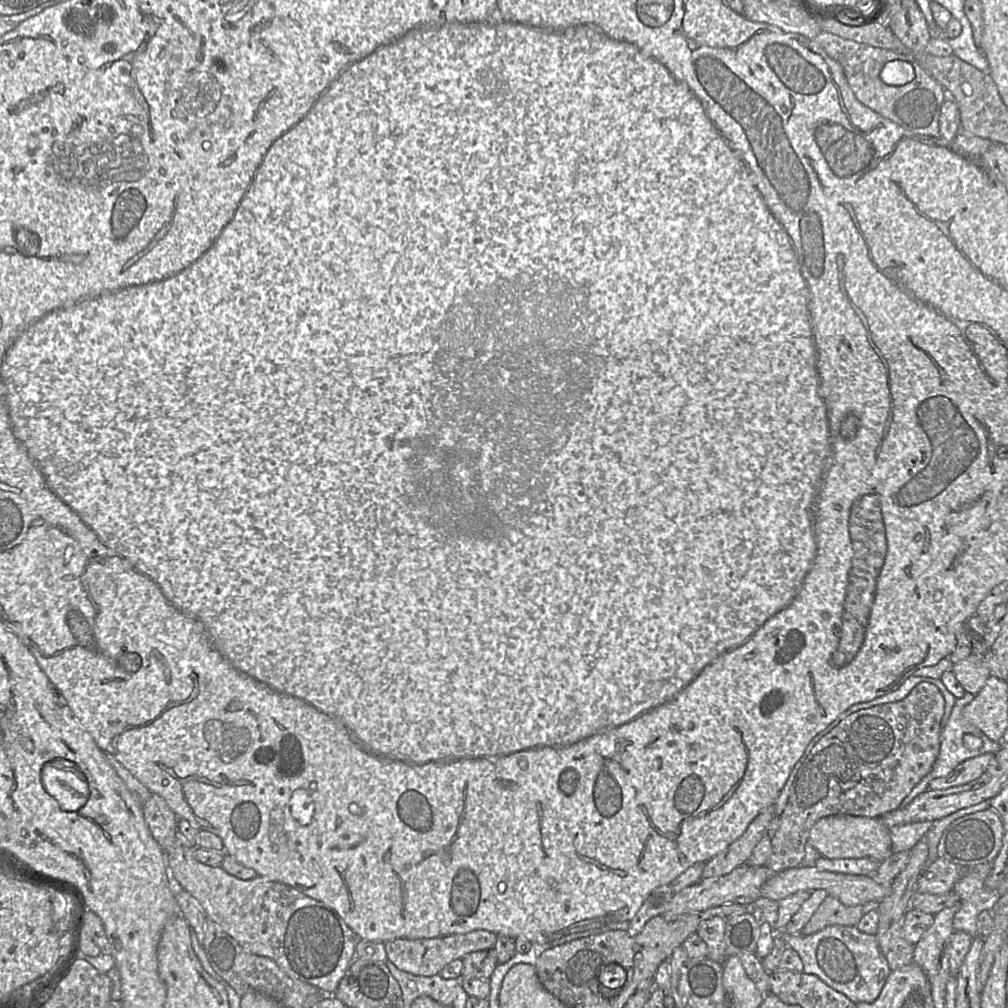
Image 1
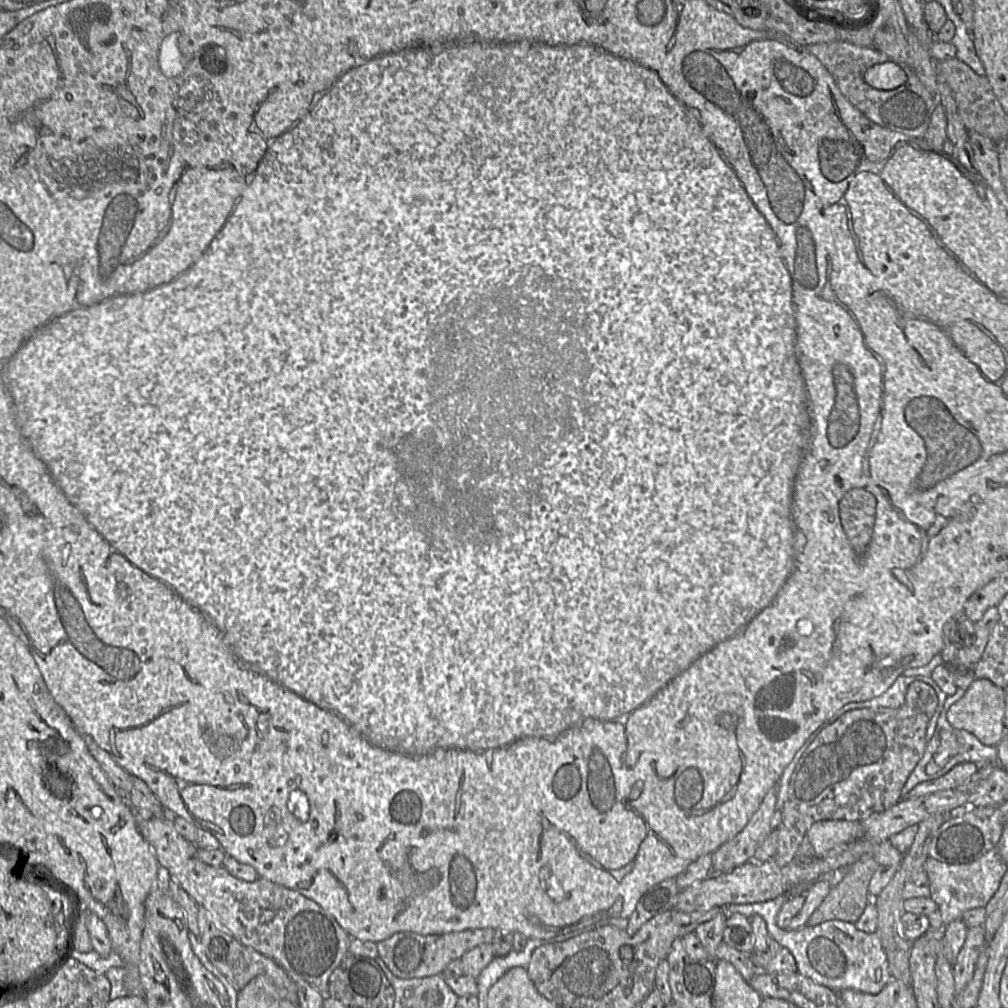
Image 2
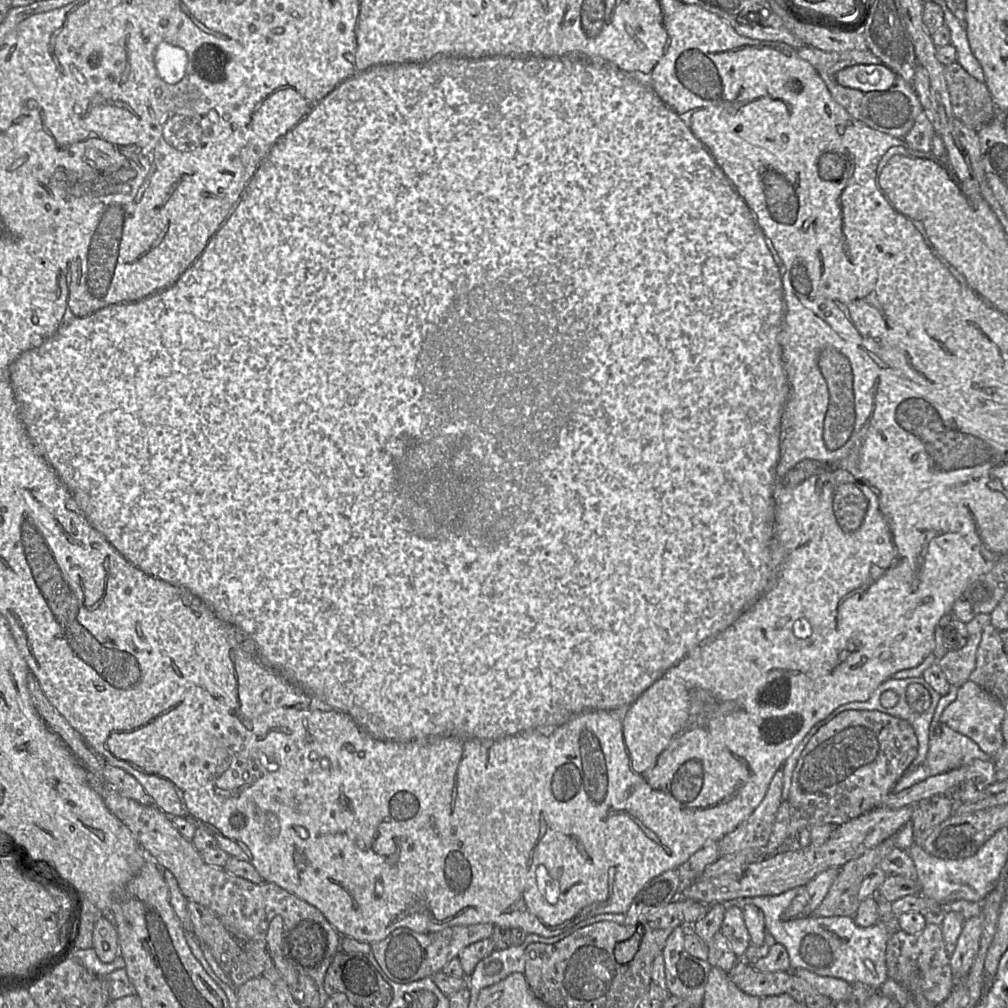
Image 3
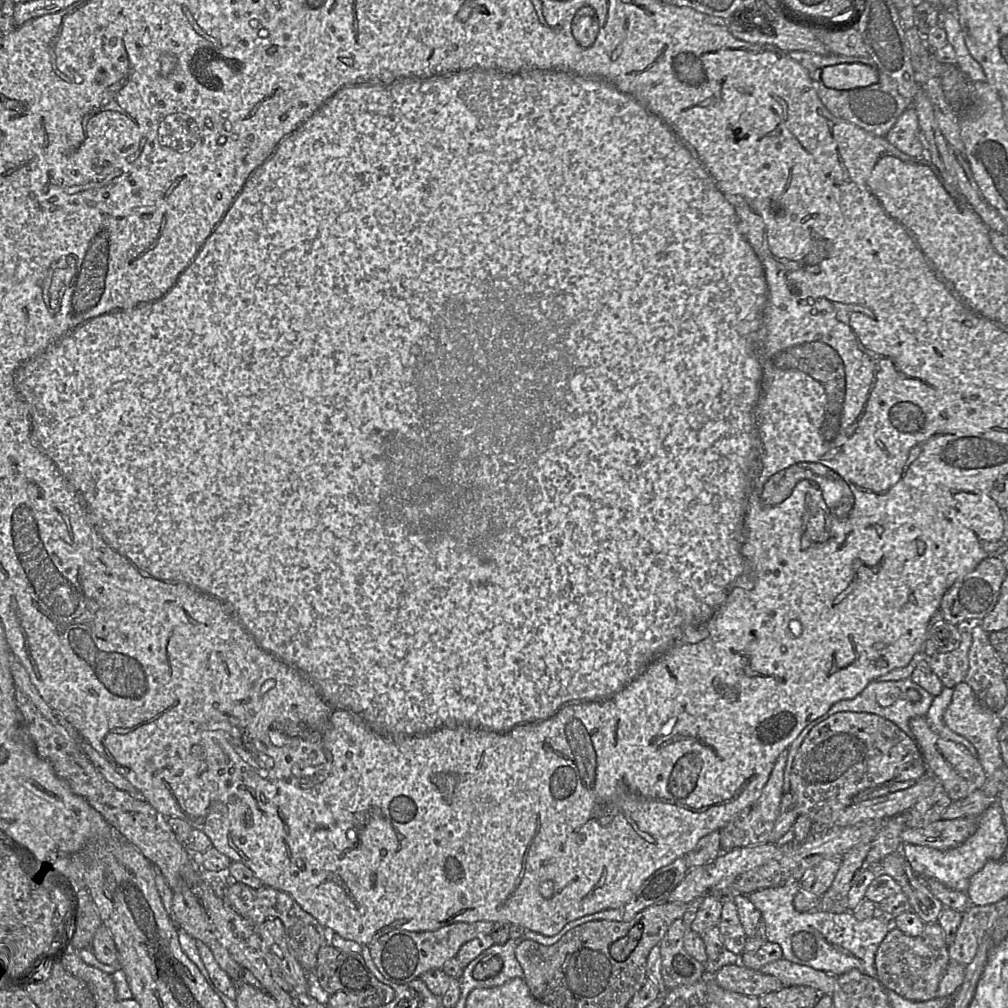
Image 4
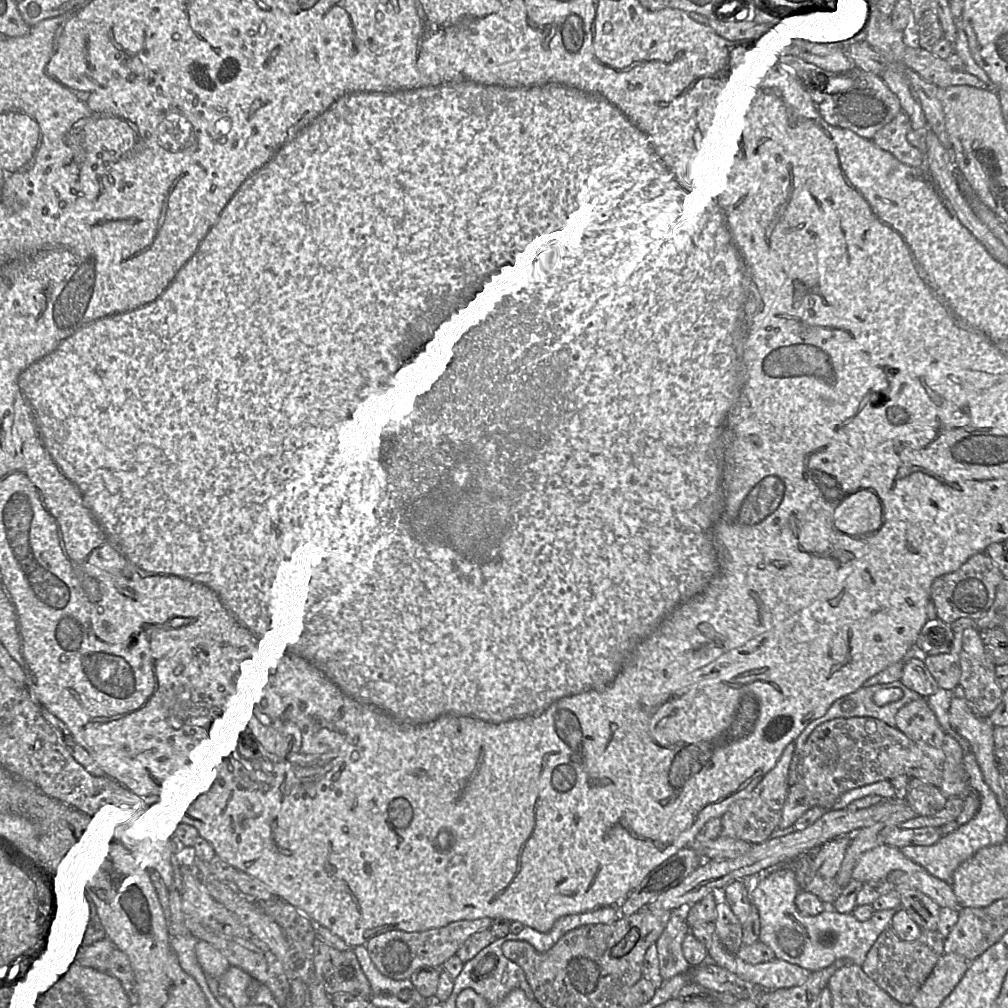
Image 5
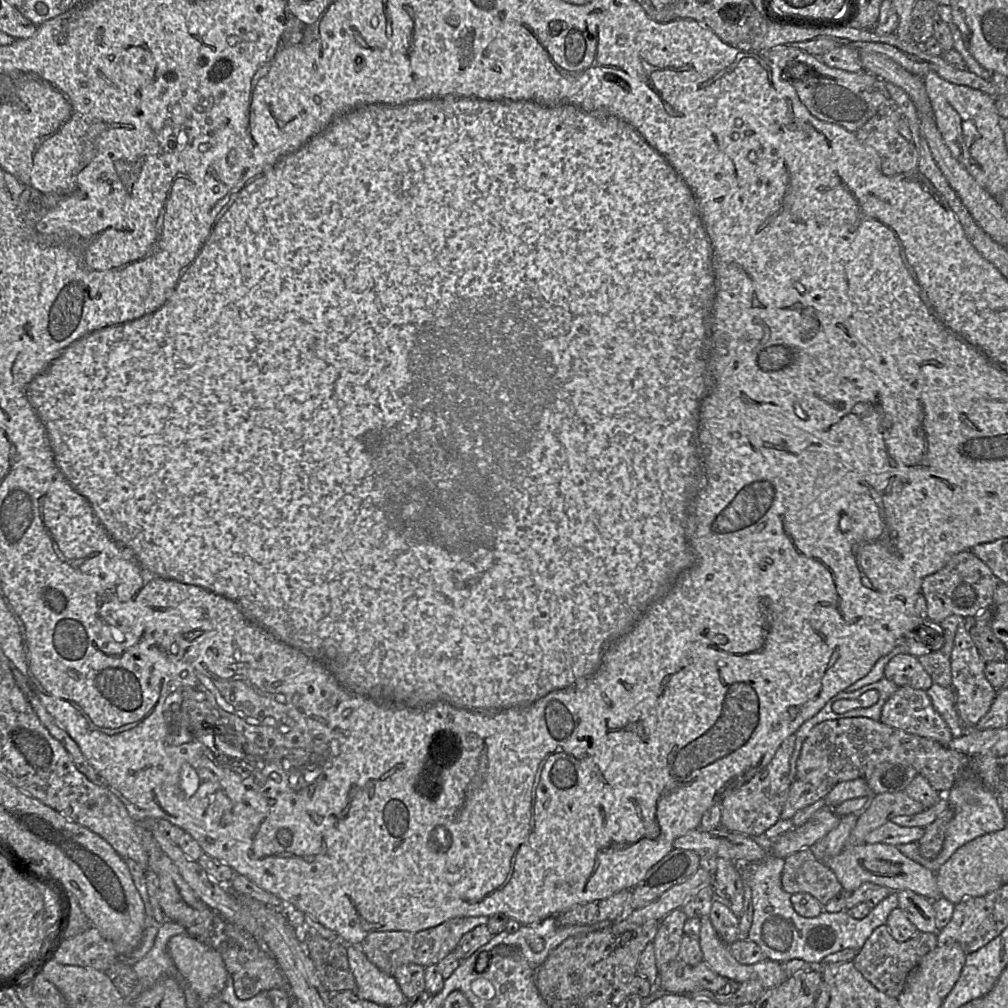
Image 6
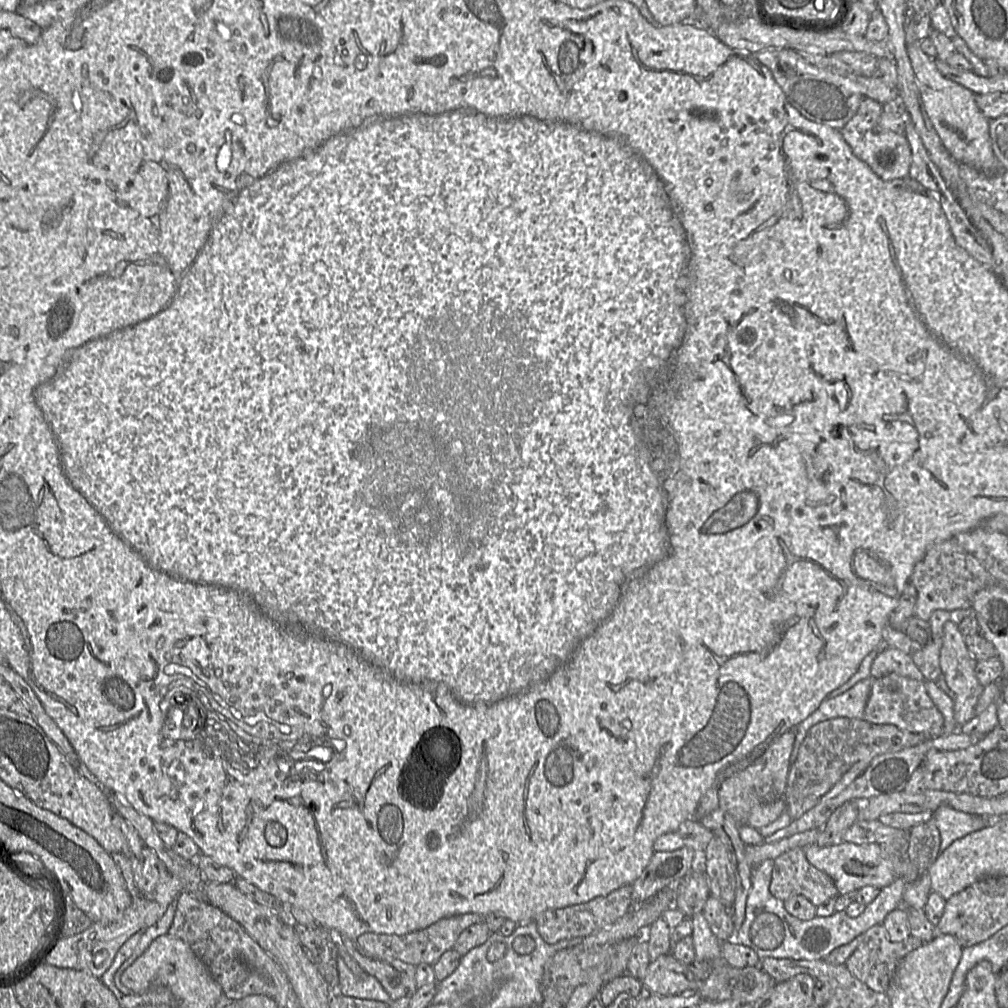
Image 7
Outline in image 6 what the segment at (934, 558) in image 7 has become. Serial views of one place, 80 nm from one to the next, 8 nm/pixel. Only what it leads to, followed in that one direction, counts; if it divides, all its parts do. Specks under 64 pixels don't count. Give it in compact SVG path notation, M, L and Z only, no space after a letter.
M970 551L953 555L946 565L923 579L921 594L925 598L927 619L940 623L951 615L975 617L993 605L993 594L1001 583L989 567Z

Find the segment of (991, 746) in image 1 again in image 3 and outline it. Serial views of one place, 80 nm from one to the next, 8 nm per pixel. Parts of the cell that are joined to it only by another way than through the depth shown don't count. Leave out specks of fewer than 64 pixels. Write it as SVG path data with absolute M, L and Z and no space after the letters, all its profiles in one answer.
M951 686L949 692L943 695L934 712L929 731L928 752L925 761L914 771L906 771L902 778L895 784L892 793L898 793L911 787L912 785L927 779L930 776L948 772L952 769L968 765L975 759L982 761L991 760L990 757L983 752L978 744L971 738L960 734L941 721L941 715L944 709L952 703L957 697L958 687Z

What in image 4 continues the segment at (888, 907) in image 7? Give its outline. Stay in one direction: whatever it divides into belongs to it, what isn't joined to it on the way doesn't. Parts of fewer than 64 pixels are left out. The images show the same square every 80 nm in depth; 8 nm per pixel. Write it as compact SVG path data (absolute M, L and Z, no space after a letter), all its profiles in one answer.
M794 882L781 887L760 889L747 895L761 912L762 920L765 923L767 941L780 945L783 958L791 962L810 966L835 976L840 976L851 969L858 969L863 974L877 978L875 954L889 929L893 927L891 918L879 911L873 917L863 921L857 920L853 912L850 911L844 913L831 913L822 910L799 912L794 908L793 900L801 889L800 882Z

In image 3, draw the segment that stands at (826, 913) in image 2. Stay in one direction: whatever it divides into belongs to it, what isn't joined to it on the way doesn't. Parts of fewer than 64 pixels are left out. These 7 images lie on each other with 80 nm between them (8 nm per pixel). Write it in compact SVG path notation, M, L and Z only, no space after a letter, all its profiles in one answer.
M890 836L858 858L844 864L813 916L854 918L861 904L858 893L863 879L895 847L894 839L895 836Z

